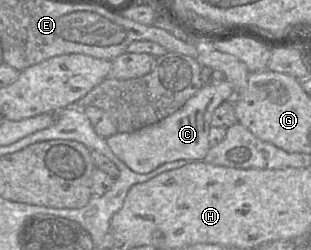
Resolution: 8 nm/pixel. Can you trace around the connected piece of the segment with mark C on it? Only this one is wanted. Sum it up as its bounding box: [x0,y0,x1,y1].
[106,79,233,174]

